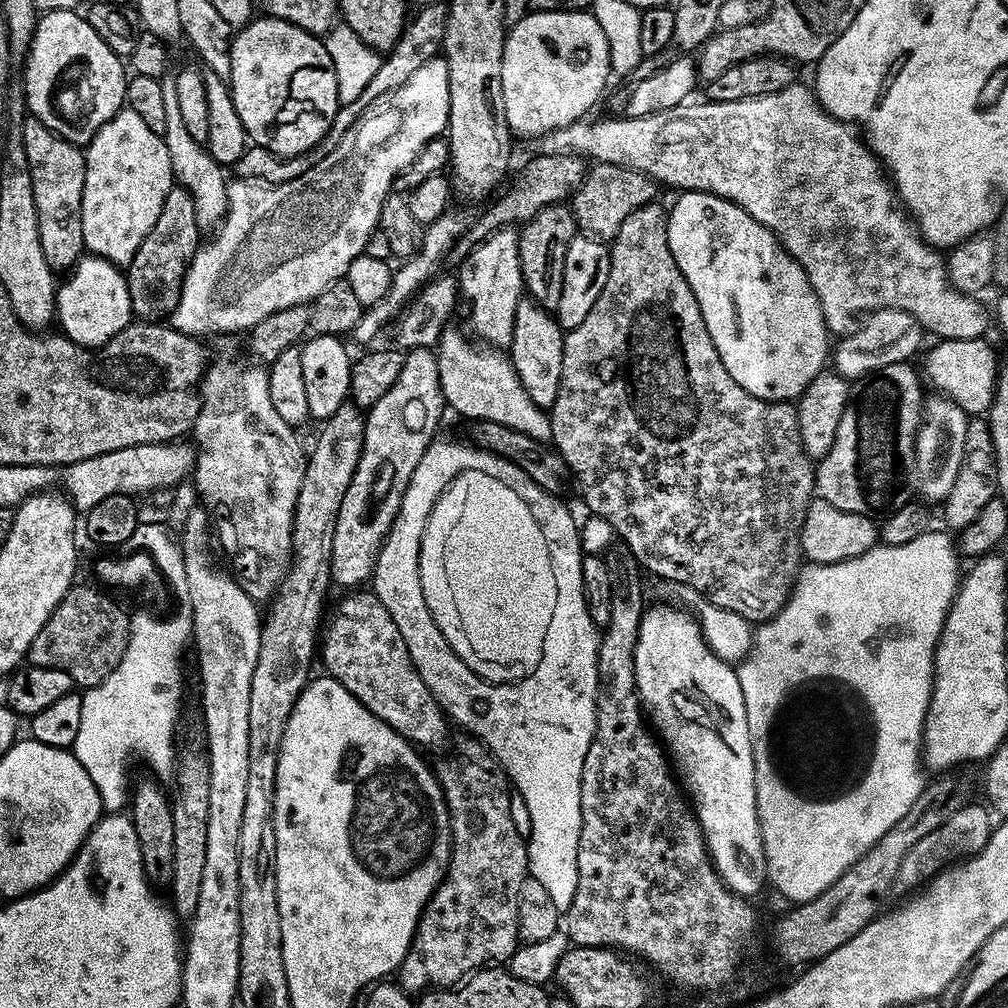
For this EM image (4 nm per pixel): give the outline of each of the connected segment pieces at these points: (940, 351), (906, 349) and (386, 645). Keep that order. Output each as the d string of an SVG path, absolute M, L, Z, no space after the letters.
M987 339L979 340L940 340L928 352L924 360L924 372L937 393L955 400L963 412L984 414L992 407L996 393L998 367L996 352L987 344Z
M883 308L877 312L867 313L861 320L864 321L837 348L836 345L834 348L835 371L852 382L886 364L911 361L911 356L919 350L920 343L923 342L924 336L926 337L920 321L902 310Z
M352 590L336 608L336 617L332 624L336 627L336 640L323 641L324 664L327 675L346 686L362 706L366 706L382 722L386 722L399 736L413 745L424 748L436 748L448 740L450 720L439 702L430 694L426 682L418 674L414 662L410 658L410 650L406 650L406 642L402 642L402 634L398 634L398 626L394 626L394 618L390 618L390 610L382 606L382 602L371 590Z

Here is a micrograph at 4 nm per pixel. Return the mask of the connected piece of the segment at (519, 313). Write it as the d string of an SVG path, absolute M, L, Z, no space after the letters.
M521 298L516 304L513 322L510 359L516 376L522 382L528 397L540 408L551 409L558 398L558 386L562 378L562 350L565 333L551 311L546 312L537 301Z

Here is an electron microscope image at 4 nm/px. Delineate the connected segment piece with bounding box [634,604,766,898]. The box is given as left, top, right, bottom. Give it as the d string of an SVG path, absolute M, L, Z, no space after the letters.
M664 604L658 605L657 608L649 607L645 611L634 646L636 692L640 696L641 705L651 727L654 729L655 735L662 741L663 747L666 749L667 755L670 757L671 763L674 765L687 795L690 797L696 819L700 821L700 828L704 831L704 841L708 843L708 855L712 858L712 865L716 867L720 879L723 880L724 885L731 892L736 892L739 896L745 898L753 898L752 896L759 894L760 887L766 884L766 865L764 863L764 839L760 836L760 819L756 809L756 767L754 766L754 754L750 742L750 726L746 722L746 702L742 698L740 674L731 663L718 658L708 649L708 643L704 641L704 636L700 633L699 619L691 611L688 612L683 612L680 608L667 608Z

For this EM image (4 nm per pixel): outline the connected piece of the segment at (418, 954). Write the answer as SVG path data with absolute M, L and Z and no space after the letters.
M475 738L463 739L457 742L456 753L441 768L438 768L440 785L444 791L446 806L448 807L450 822L452 823L452 857L448 863L448 871L444 873L444 880L436 888L436 893L428 899L428 904L424 908L424 912L416 926L412 945L408 947L408 953L398 969L398 983L409 994L423 994L429 990L450 988L459 985L461 981L471 976L473 972L478 972L482 968L503 965L516 953L518 941L520 940L520 931L518 930L518 890L522 890L522 882L530 873L528 870L528 846L522 832L520 836L519 830L516 829L516 820L512 817L512 796L514 800L514 792L510 787L510 777L495 756L479 740Z

